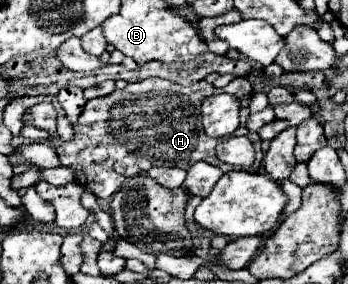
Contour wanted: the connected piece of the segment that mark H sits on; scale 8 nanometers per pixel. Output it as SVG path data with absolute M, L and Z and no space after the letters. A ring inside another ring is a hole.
M162 78L140 80L122 90L114 90L108 96L88 100L84 114L80 114L80 120L74 124L74 138L66 142L54 134L50 144L56 148L62 166L74 168L76 182L96 194L96 198L110 198L120 190L126 178L144 174L154 166L188 170L192 164L204 160L218 166L222 172L230 172L230 166L220 162L214 154L218 140L206 136L200 120L202 100L220 92L248 98L252 94L252 84L248 80L232 80L226 88L218 90L206 80L186 88ZM116 162L126 166L124 174L114 172Z

